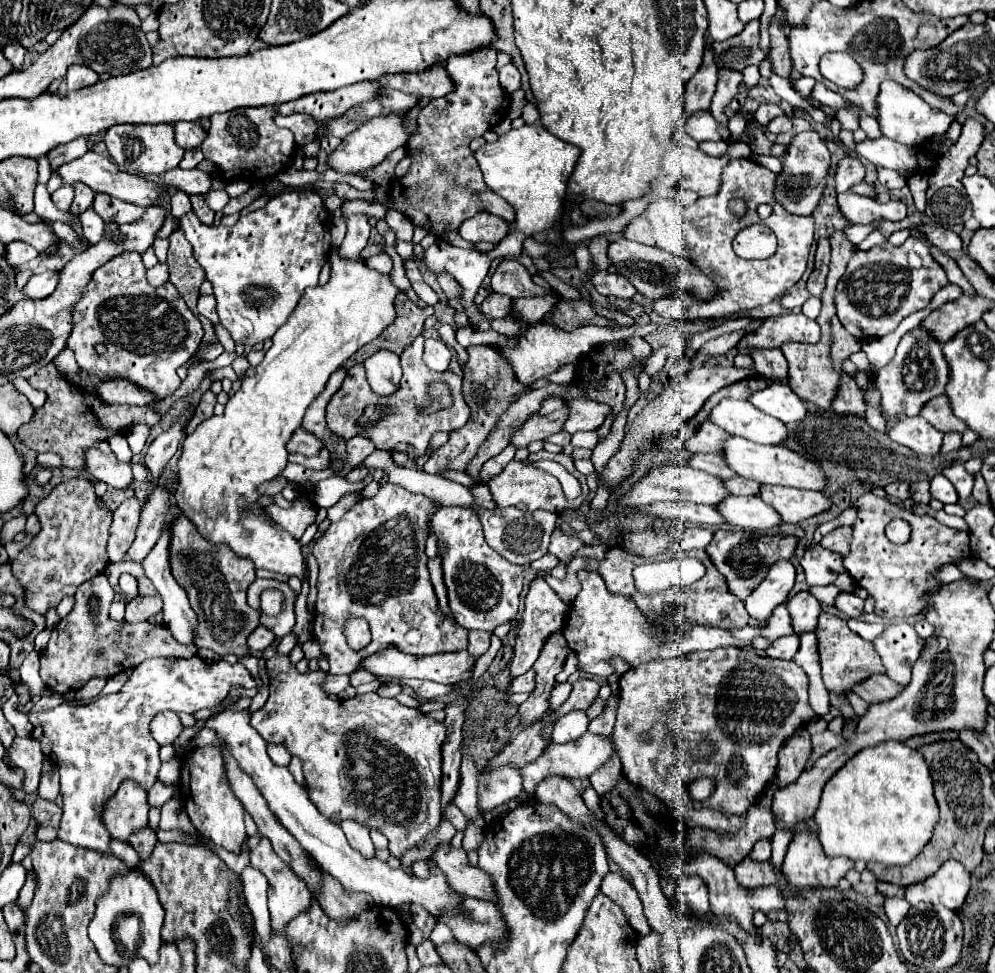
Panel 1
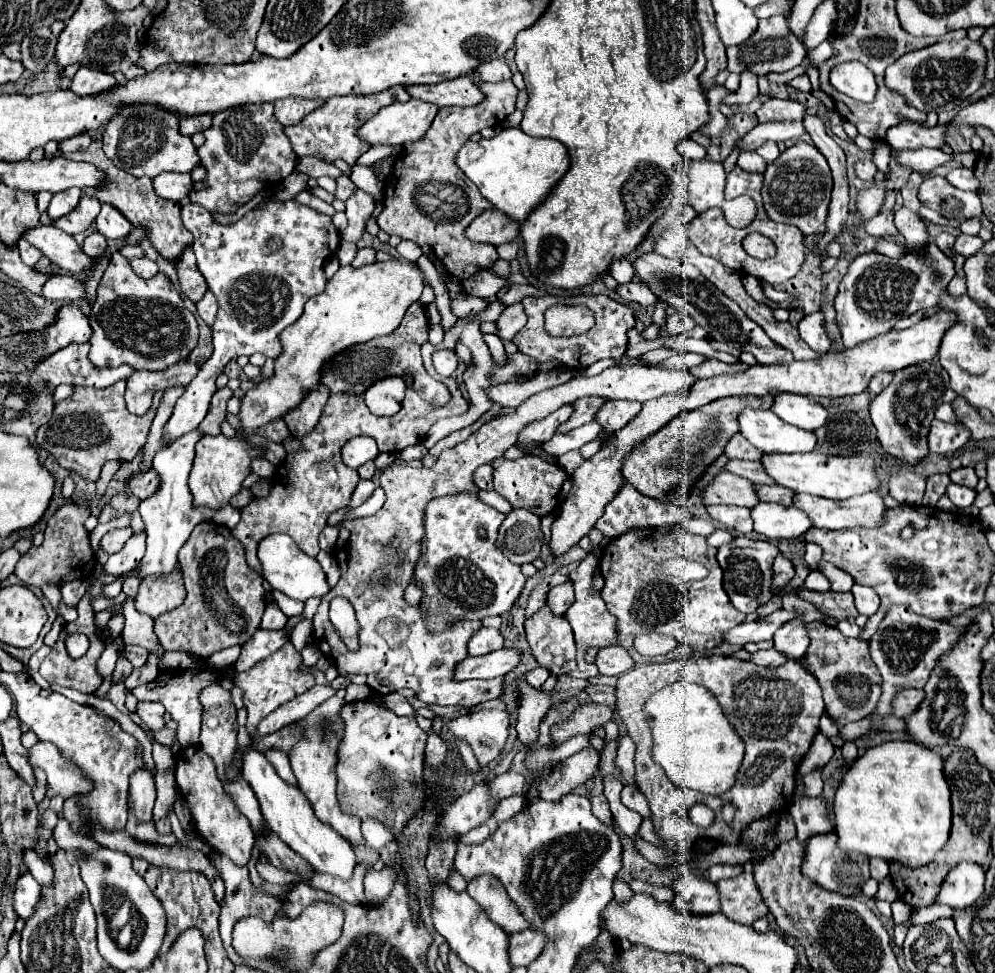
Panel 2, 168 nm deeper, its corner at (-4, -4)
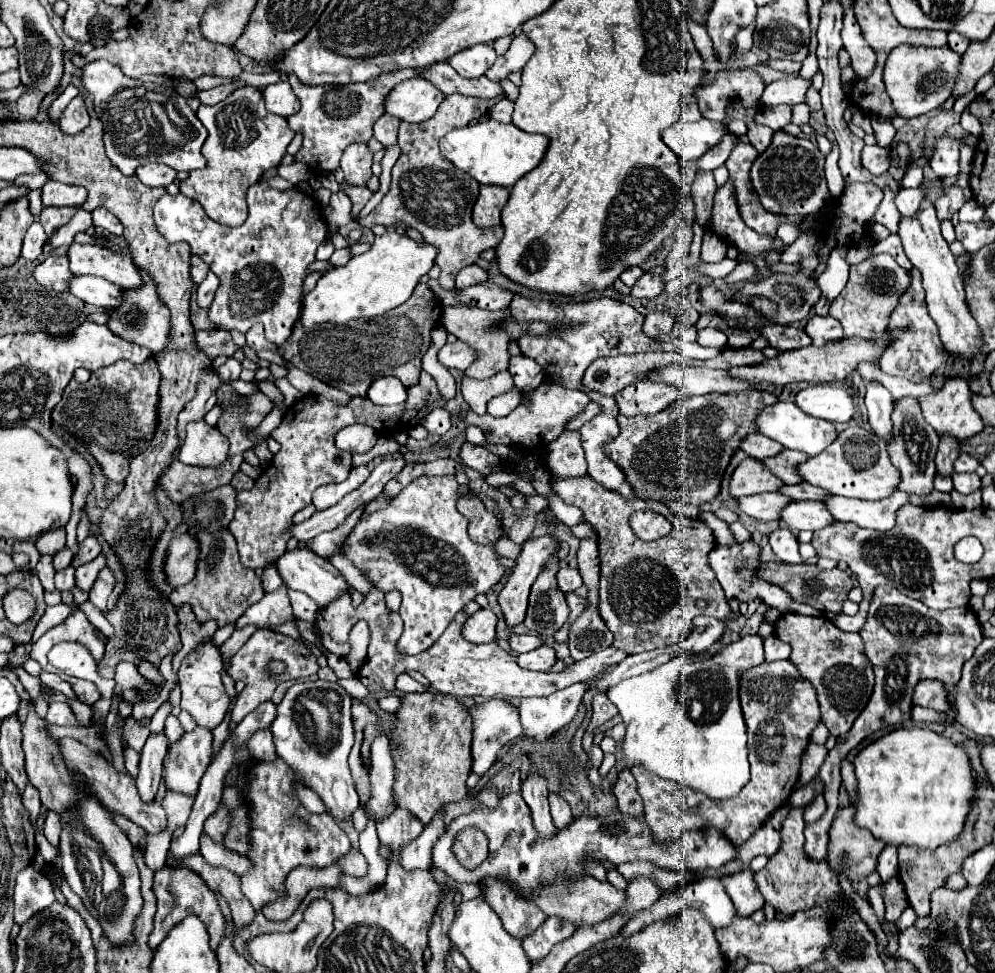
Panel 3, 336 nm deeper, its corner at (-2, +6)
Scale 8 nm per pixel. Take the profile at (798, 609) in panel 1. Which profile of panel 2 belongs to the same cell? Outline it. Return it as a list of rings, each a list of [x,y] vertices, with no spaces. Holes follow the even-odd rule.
[[[803,619],[787,621],[773,637],[777,651],[785,653],[789,659],[799,659],[809,647],[809,631]]]

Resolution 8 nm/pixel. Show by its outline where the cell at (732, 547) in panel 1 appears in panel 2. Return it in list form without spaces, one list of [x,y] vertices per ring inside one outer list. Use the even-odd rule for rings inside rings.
[[[745,535],[735,537],[731,543],[721,545],[717,549],[717,561],[723,569],[723,587],[731,599],[731,603],[743,611],[753,613],[759,605],[767,603],[771,599],[771,581],[773,581],[773,559],[779,555],[779,549],[769,541],[755,541]]]

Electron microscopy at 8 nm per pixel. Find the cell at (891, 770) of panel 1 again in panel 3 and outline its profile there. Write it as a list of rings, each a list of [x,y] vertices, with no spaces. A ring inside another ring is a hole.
[[[899,727],[859,751],[853,765],[859,779],[855,823],[869,829],[877,839],[885,841],[887,845],[935,849],[955,841],[955,837],[959,837],[963,831],[967,811],[971,811],[971,799],[975,797],[975,777],[969,755],[961,745],[927,727]]]

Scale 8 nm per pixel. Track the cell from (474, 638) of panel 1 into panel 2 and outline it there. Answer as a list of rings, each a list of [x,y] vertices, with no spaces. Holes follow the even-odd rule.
[[[481,627],[469,641],[469,655],[485,655],[503,647],[503,637],[497,629]]]

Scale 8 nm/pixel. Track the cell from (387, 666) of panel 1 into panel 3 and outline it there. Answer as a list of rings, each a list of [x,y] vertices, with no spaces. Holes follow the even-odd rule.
[[[511,635],[509,645],[511,645],[511,651],[515,655],[521,655],[521,653],[527,653],[527,651],[541,647],[543,639],[537,637],[537,635]]]

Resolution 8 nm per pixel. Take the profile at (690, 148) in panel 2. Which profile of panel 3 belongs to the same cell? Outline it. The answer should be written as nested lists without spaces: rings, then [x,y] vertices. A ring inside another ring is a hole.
[[[705,117],[699,121],[677,119],[671,127],[663,129],[661,139],[681,161],[693,161],[715,147],[725,133],[727,129],[723,123]]]

